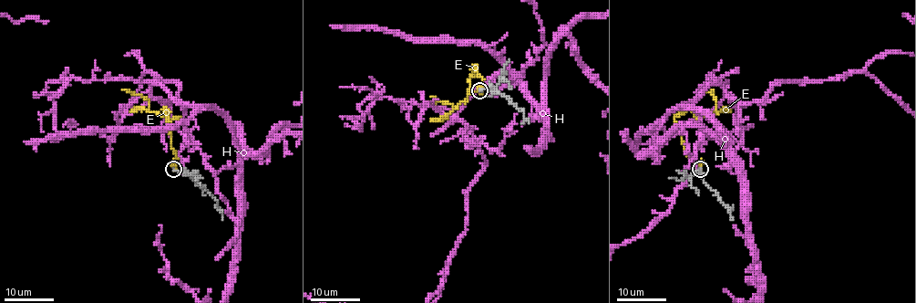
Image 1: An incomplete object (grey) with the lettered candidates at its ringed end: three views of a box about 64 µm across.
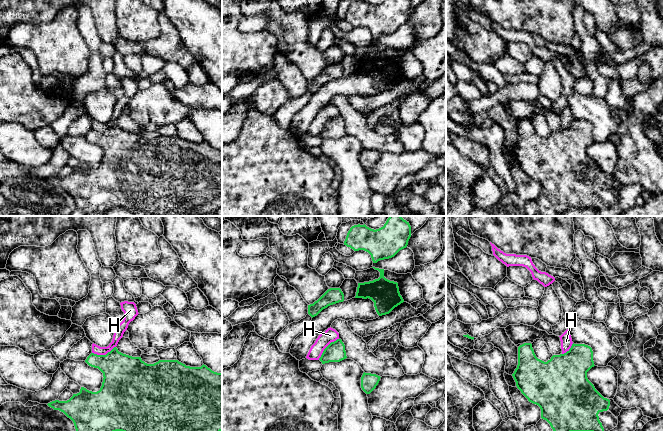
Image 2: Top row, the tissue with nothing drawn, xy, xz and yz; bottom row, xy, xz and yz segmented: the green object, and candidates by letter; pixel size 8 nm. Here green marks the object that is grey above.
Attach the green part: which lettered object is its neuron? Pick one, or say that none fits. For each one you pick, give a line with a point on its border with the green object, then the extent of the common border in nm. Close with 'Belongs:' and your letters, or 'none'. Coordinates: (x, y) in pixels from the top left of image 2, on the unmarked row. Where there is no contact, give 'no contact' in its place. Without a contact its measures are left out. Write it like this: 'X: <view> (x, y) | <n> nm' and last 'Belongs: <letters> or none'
Belongs: none

